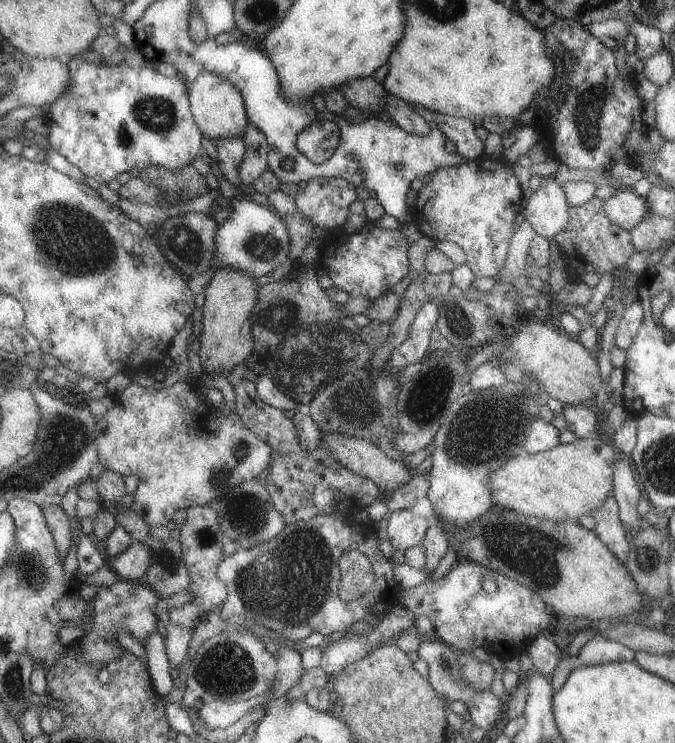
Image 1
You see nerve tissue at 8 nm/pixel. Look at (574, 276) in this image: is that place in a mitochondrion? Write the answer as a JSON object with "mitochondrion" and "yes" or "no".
{"mitochondrion":"no"}

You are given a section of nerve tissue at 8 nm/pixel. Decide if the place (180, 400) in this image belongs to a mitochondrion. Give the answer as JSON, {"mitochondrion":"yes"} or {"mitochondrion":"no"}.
{"mitochondrion":"no"}

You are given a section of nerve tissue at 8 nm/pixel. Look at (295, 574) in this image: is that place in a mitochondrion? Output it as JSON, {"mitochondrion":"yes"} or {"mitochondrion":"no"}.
{"mitochondrion":"yes"}

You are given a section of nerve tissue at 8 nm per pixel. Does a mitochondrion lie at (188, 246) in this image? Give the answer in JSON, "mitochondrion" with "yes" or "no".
{"mitochondrion":"yes"}

